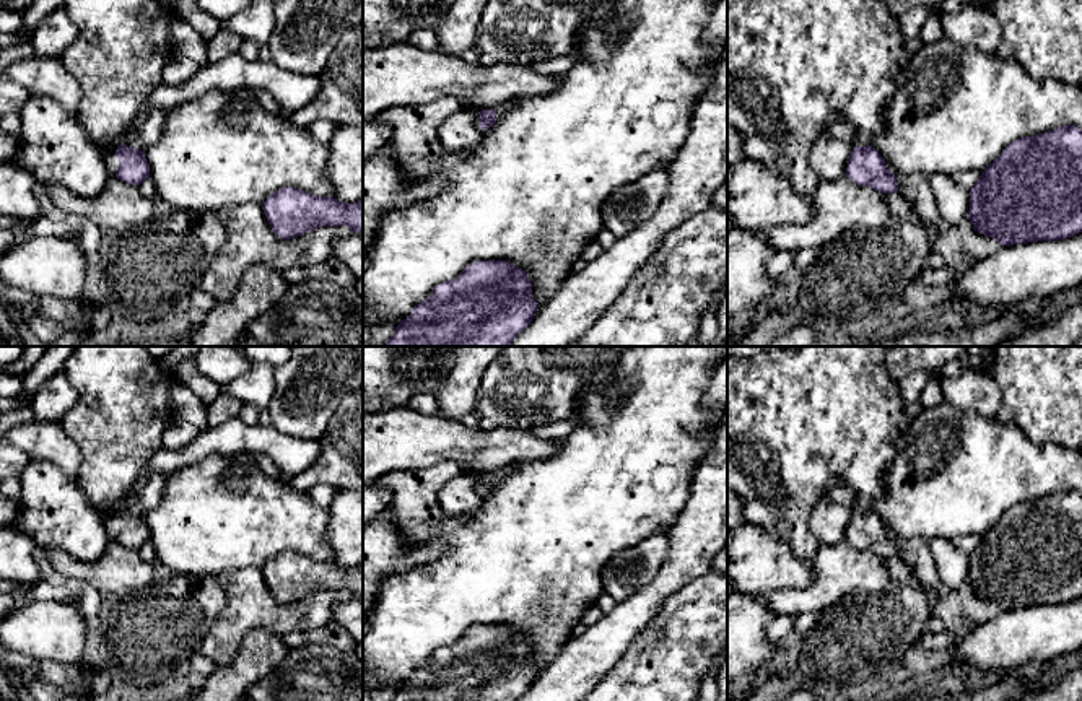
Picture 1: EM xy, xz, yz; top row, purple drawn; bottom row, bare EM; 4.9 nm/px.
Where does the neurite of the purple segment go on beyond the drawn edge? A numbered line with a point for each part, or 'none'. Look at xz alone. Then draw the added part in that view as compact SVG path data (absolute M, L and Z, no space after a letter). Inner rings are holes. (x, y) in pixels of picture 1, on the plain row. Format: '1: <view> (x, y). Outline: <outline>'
1: xz (500, 475). Outline: M516 464L506 465L495 472L495 485L500 485L508 477L511 477L516 472Z

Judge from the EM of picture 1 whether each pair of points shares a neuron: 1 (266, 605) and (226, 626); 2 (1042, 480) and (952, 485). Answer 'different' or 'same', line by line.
1: same
2: same

